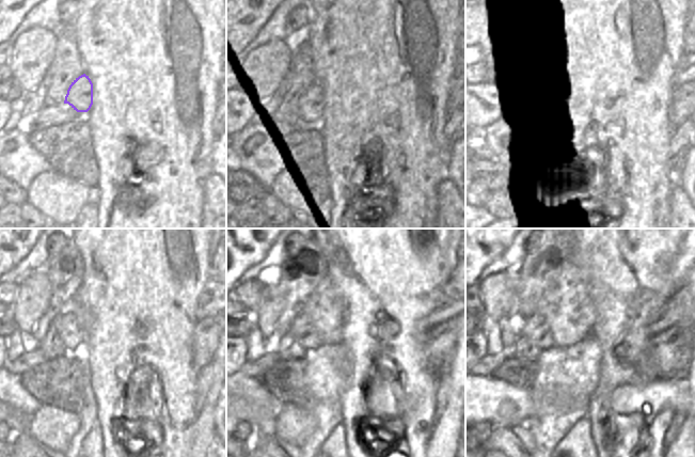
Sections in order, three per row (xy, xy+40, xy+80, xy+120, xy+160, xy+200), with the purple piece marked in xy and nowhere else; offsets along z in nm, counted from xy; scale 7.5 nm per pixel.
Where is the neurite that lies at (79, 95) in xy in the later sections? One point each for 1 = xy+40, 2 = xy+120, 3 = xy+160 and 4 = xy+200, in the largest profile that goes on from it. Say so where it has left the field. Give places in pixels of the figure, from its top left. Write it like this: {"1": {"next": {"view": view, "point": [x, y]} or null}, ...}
{"1": {"next": {"view": "xy+40", "point": [312, 101]}}, "2": {"next": {"view": "xy+120", "point": [69, 332]}}, "3": {"next": {"view": "xy+160", "point": [302, 329]}}, "4": {"next": {"view": "xy+200", "point": [536, 329]}}}

